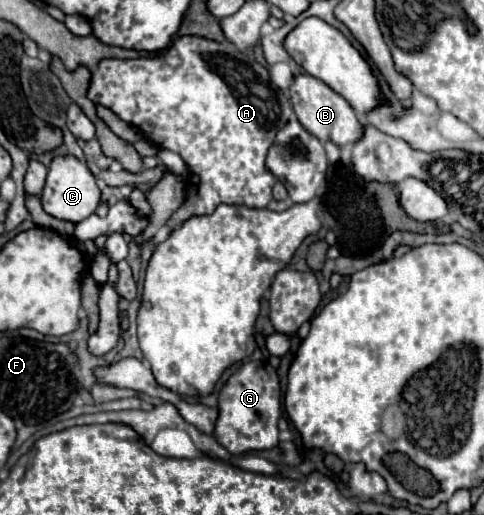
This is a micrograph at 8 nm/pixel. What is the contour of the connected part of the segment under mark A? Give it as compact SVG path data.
M177 37L165 51L139 59L103 59L93 71L89 85L89 97L93 103L111 109L125 123L135 127L143 139L159 149L179 153L189 169L185 203L167 221L169 231L185 223L195 215L211 215L217 205L245 205L267 207L273 199L271 189L275 175L265 167L265 157L275 141L279 129L289 121L293 107L289 95L285 97L277 89L263 65L245 51L237 51L229 41L211 41L205 37Z

